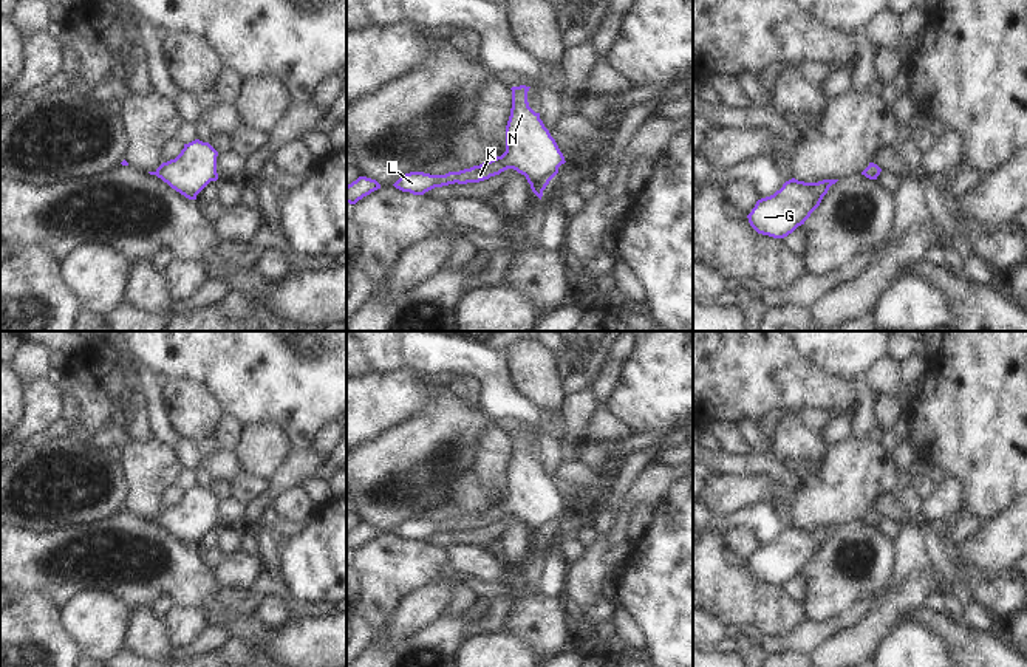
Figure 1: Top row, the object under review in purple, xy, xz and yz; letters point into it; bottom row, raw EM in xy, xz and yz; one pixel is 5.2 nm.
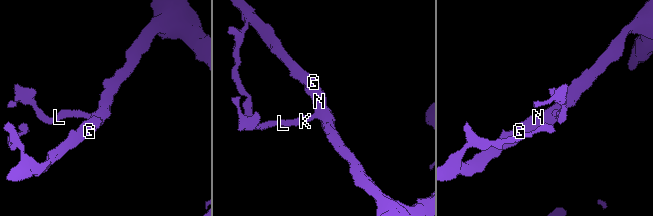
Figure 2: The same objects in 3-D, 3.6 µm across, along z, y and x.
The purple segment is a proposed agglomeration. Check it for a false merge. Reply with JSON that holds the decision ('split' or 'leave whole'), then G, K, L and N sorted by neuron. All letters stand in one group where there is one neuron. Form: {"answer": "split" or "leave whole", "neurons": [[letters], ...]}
{"answer": "leave whole", "neurons": [["G", "K", "L", "N"]]}

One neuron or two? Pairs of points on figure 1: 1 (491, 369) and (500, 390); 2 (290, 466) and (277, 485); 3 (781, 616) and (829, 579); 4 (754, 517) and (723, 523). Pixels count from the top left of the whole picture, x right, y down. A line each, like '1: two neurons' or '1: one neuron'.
1: one neuron
2: one neuron
3: two neurons
4: one neuron

